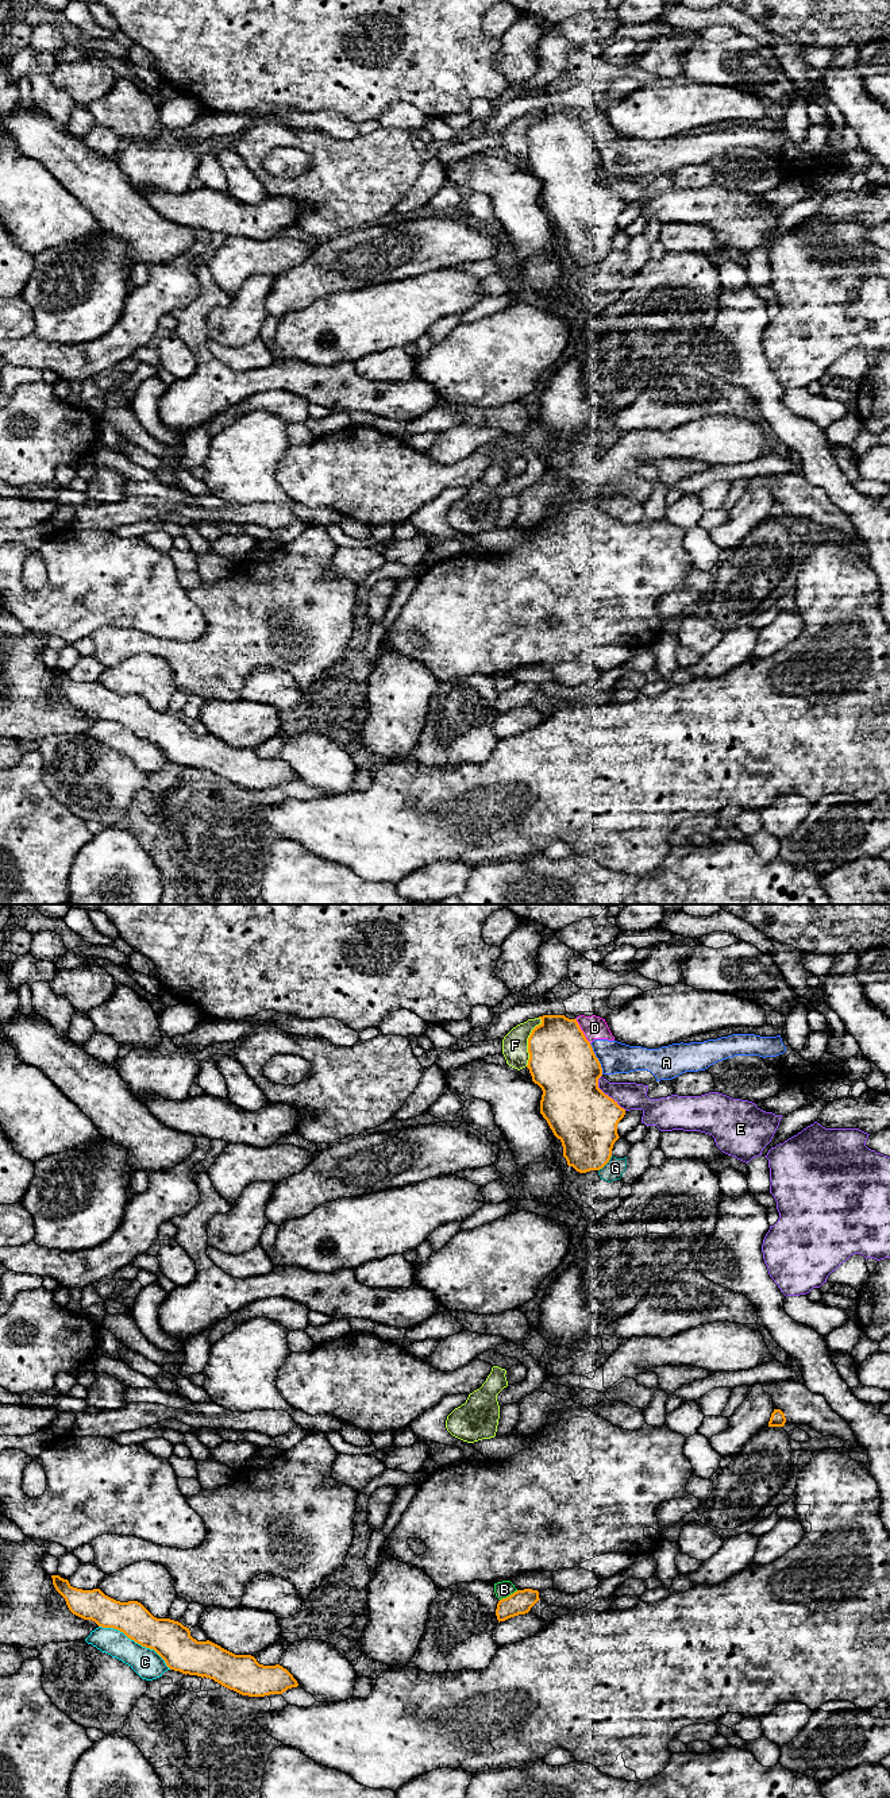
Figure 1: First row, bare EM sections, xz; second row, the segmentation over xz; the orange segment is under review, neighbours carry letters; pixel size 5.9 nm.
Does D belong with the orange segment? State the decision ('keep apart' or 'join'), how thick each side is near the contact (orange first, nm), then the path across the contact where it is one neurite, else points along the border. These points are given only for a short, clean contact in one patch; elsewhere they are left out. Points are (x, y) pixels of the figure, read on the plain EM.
keep apart | 400/140 nm

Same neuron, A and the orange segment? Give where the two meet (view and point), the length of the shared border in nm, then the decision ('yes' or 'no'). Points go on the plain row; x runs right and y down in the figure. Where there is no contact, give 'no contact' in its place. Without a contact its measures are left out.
xz (597, 151) | 200 nm | no

